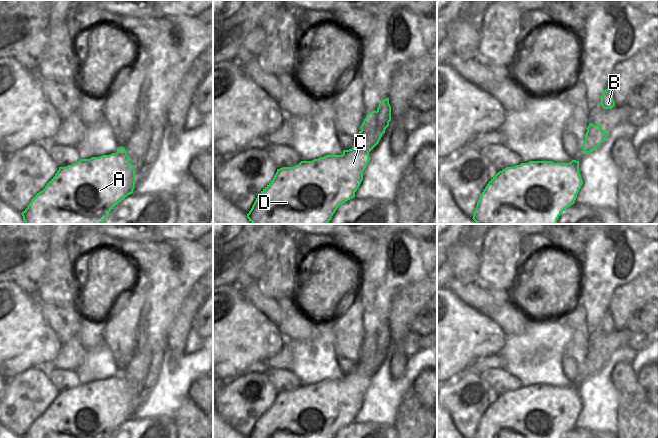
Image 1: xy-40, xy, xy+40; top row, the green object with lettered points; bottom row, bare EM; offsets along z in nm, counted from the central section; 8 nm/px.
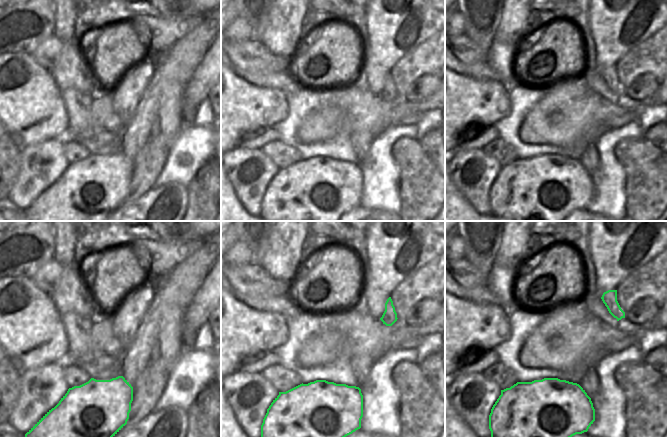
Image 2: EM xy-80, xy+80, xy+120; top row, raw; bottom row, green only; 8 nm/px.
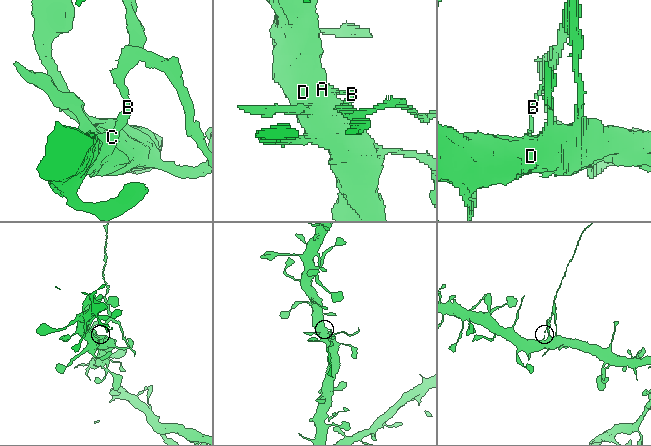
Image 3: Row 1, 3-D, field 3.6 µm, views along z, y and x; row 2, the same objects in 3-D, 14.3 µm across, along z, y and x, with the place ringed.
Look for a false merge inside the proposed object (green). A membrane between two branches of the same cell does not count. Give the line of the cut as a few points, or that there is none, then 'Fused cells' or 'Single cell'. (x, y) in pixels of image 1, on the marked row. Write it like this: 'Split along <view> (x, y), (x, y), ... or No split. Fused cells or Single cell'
Split along xy (376, 111), (376, 124), (384, 131). Fused cells.

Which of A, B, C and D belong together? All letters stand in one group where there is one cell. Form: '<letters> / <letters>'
A C D / B

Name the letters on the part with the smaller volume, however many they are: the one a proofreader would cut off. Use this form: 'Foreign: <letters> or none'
Foreign: B

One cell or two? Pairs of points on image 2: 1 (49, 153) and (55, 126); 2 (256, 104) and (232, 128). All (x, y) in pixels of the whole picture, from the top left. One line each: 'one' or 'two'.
1: two
2: one

